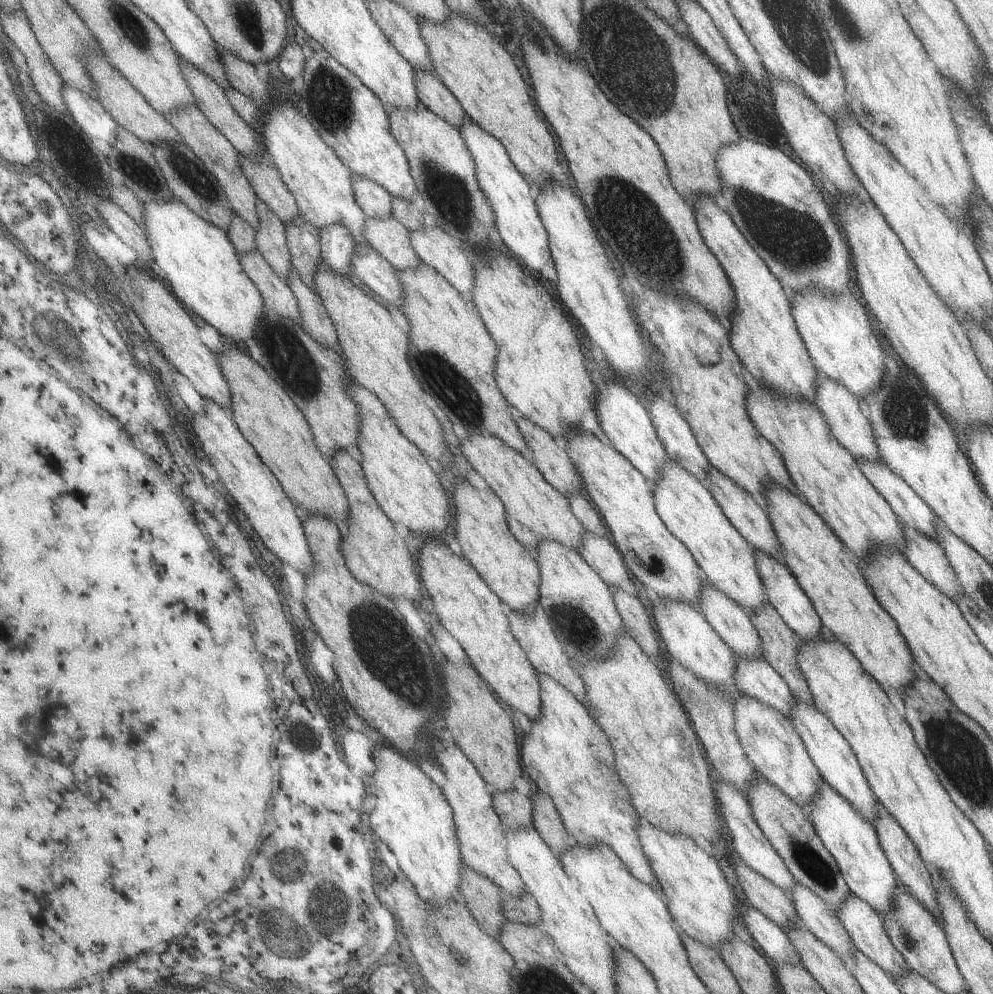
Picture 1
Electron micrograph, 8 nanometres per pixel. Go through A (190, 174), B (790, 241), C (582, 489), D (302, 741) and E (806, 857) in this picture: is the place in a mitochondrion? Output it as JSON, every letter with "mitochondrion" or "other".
{"A":"mitochondrion","B":"mitochondrion","C":"other","D":"mitochondrion","E":"mitochondrion"}

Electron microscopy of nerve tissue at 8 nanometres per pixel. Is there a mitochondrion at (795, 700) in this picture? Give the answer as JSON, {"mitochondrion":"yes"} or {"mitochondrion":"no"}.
{"mitochondrion":"no"}

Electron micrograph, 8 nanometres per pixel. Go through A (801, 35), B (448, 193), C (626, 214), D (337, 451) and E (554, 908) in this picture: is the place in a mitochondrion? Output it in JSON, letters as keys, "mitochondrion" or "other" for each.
{"A":"mitochondrion","B":"mitochondrion","C":"mitochondrion","D":"other","E":"other"}

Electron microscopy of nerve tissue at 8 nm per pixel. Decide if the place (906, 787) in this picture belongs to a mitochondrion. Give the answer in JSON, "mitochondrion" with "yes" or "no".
{"mitochondrion":"no"}

